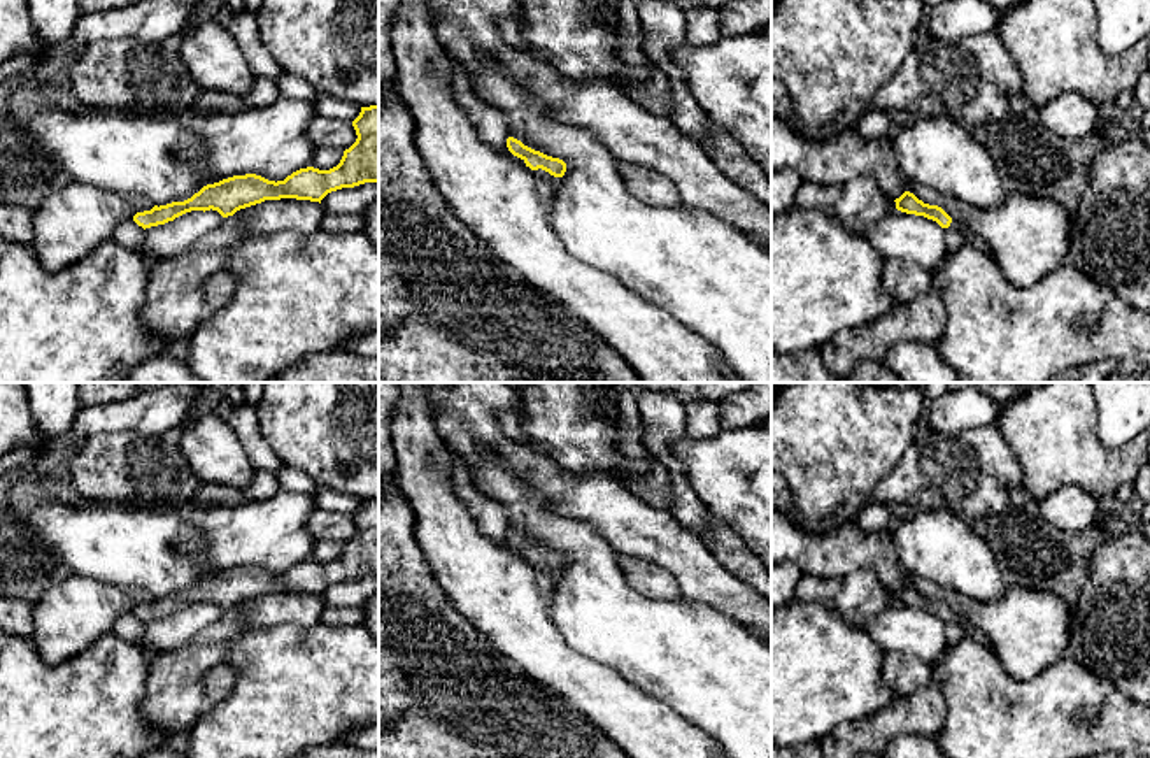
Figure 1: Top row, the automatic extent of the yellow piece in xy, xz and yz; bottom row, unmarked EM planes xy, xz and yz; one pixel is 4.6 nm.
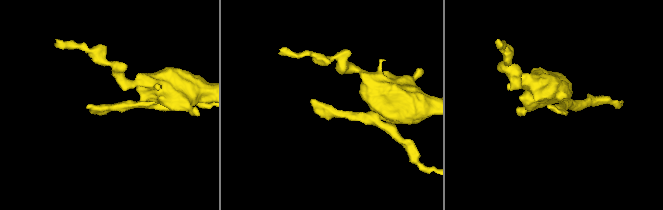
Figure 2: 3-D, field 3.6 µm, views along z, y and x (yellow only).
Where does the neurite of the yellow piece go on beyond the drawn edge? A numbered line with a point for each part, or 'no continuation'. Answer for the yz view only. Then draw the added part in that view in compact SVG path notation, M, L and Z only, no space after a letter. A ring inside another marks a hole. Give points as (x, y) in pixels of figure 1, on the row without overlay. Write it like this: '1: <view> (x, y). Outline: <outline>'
1: yz (972, 632). Outline: M952 612L950 619L952 619L952 621L957 621L957 623L961 623L961 625L964 626L966 637L971 637L971 639L978 640L980 644L990 647L989 639L987 639L978 628L966 625L966 623L961 621L959 616L954 614L954 612Z

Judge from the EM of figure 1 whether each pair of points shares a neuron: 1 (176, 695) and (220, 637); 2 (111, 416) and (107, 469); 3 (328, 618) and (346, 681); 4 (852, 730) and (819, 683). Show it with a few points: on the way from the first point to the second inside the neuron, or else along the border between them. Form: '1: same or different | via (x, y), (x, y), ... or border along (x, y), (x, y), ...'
1: same | via (176, 681), (205, 651)
2: different | border along (151, 434), (99, 432), (85, 441)
3: different | border along (321, 622), (326, 625), (360, 625)
4: different | border along (886, 706), (837, 725), (821, 739)

